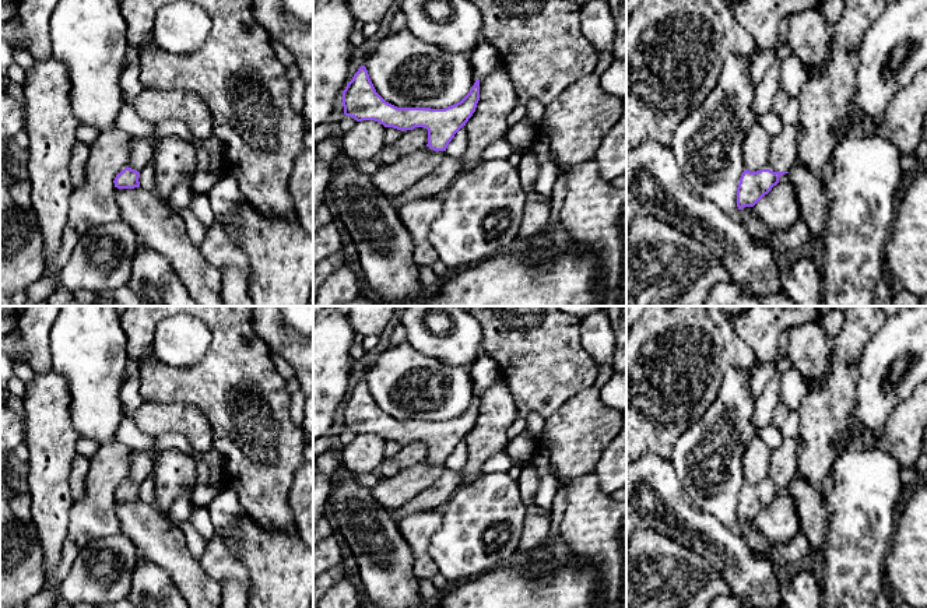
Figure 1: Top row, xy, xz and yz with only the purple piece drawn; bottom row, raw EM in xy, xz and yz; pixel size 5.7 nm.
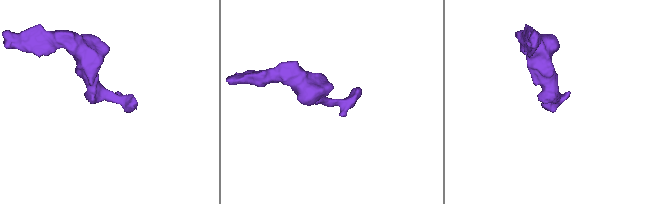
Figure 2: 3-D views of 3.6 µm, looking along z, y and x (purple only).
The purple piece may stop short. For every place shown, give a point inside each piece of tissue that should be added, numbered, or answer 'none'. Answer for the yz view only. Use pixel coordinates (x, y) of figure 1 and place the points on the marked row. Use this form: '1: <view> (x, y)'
1: yz (783, 148)

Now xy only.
1: xy (141, 151)

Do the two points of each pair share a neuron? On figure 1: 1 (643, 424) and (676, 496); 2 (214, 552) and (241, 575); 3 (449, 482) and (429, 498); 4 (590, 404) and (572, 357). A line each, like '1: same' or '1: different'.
1: different
2: same
3: same
4: different

